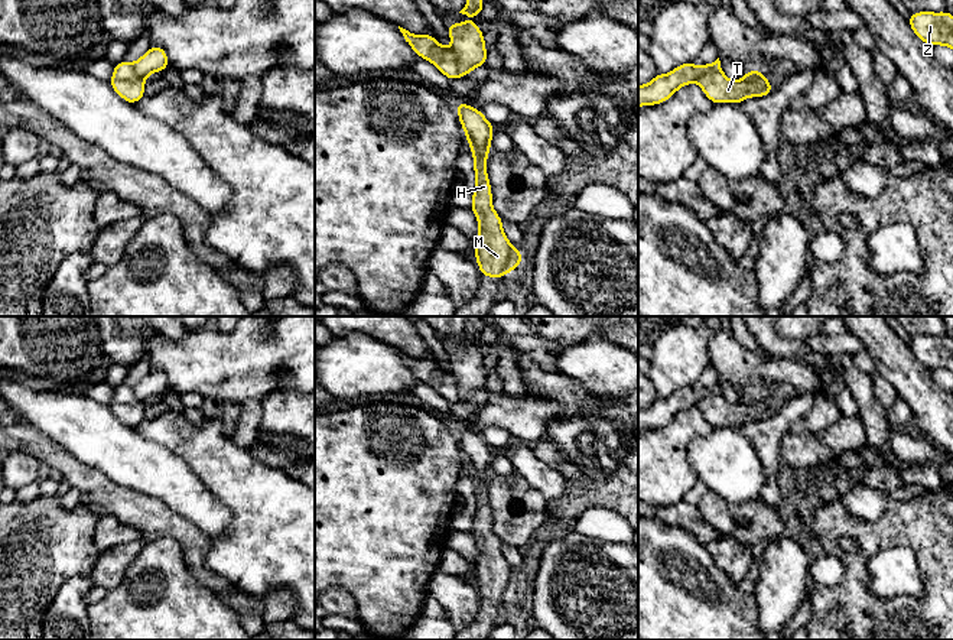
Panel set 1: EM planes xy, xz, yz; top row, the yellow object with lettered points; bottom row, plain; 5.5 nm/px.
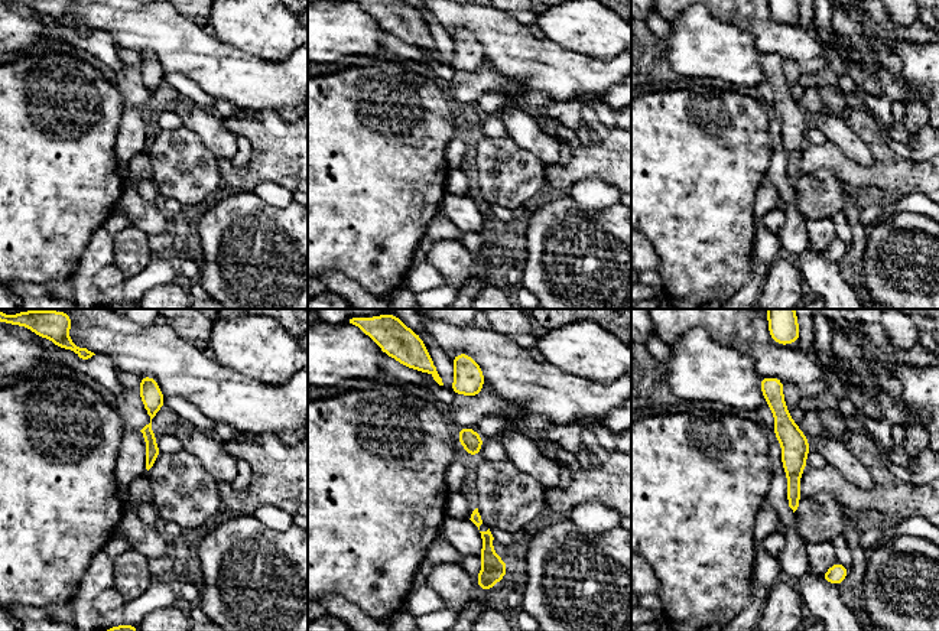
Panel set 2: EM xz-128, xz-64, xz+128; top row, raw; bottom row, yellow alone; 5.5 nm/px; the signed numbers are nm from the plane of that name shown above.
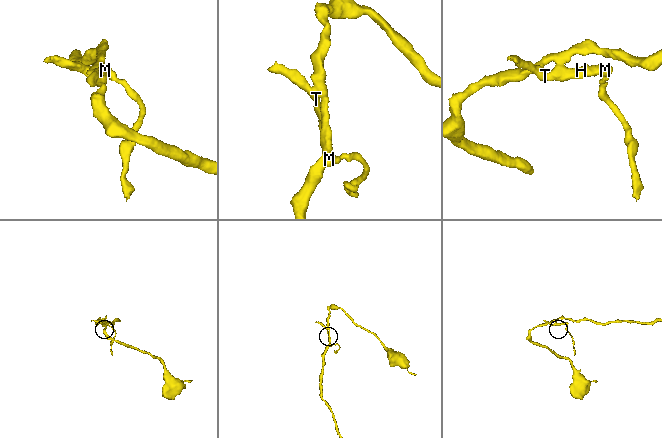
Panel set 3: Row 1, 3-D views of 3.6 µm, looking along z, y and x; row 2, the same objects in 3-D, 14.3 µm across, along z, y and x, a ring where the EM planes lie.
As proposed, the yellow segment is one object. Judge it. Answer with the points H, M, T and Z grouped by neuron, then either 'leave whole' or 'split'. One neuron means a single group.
groups H M T / Z; split

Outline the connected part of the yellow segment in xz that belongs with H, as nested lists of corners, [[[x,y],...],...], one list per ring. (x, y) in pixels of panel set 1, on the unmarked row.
[[[456,425],[455,429],[474,480],[476,509],[472,516],[471,535],[479,548],[479,556],[475,561],[475,584],[482,600],[500,602],[520,591],[523,578],[505,561],[502,543],[492,532],[487,481],[495,451],[484,441],[481,433],[472,432],[464,425]]]

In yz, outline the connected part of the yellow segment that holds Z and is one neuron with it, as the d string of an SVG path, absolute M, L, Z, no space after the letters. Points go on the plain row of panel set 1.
M917 335L908 341L913 355L928 370L944 368L953 373L953 338Z

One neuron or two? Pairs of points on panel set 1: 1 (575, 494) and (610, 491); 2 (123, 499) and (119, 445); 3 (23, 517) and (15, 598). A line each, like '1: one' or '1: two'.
1: one
2: two
3: one

